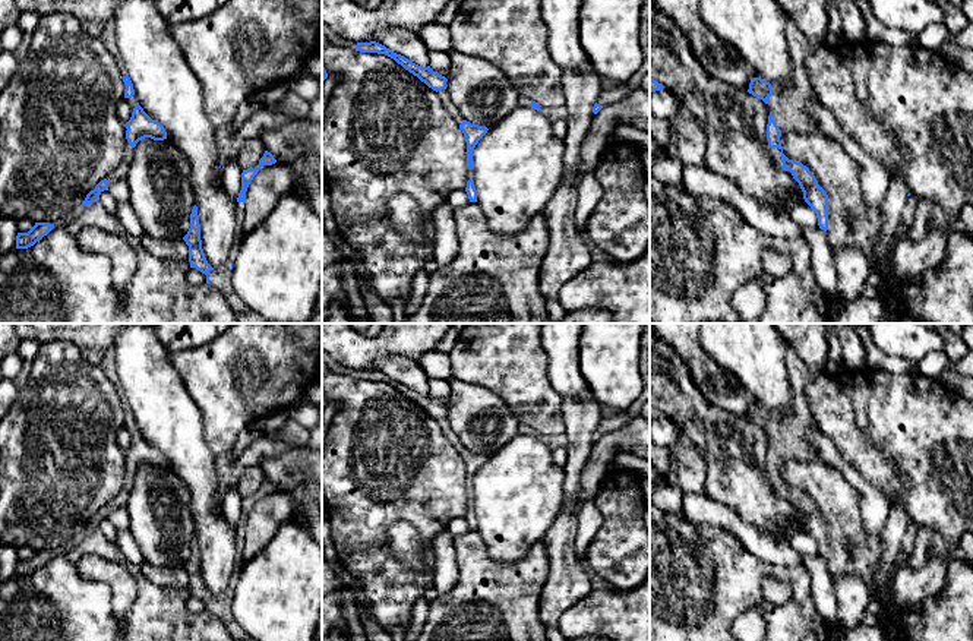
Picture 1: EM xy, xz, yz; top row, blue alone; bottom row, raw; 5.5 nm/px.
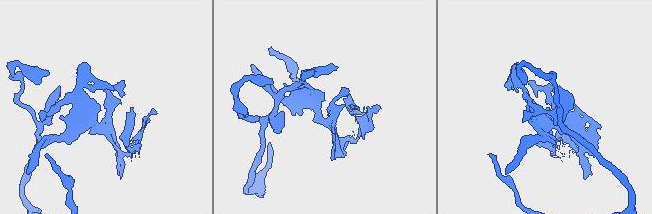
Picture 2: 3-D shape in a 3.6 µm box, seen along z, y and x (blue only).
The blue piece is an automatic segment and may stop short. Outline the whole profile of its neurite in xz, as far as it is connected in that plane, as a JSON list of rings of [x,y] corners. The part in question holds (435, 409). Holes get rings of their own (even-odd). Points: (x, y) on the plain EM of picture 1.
[[[376,369],[357,370],[356,379],[377,381],[377,382],[388,383],[388,385],[394,386],[398,392],[401,392],[405,398],[408,398],[410,401],[417,404],[429,416],[432,416],[433,419],[437,420],[437,424],[443,430],[445,438],[457,449],[457,452],[459,454],[459,457],[464,461],[464,465],[467,470],[467,492],[468,492],[468,496],[473,498],[474,496],[473,479],[474,479],[476,473],[478,471],[478,468],[487,461],[489,457],[486,454],[471,452],[470,449],[462,446],[459,436],[452,430],[449,420],[446,417],[448,407],[445,404],[433,400],[430,397],[430,394],[421,395]]]

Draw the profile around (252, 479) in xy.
[[[250,465],[241,474],[237,483],[237,492],[241,498],[259,495],[259,487],[263,484],[266,476],[260,465]]]

